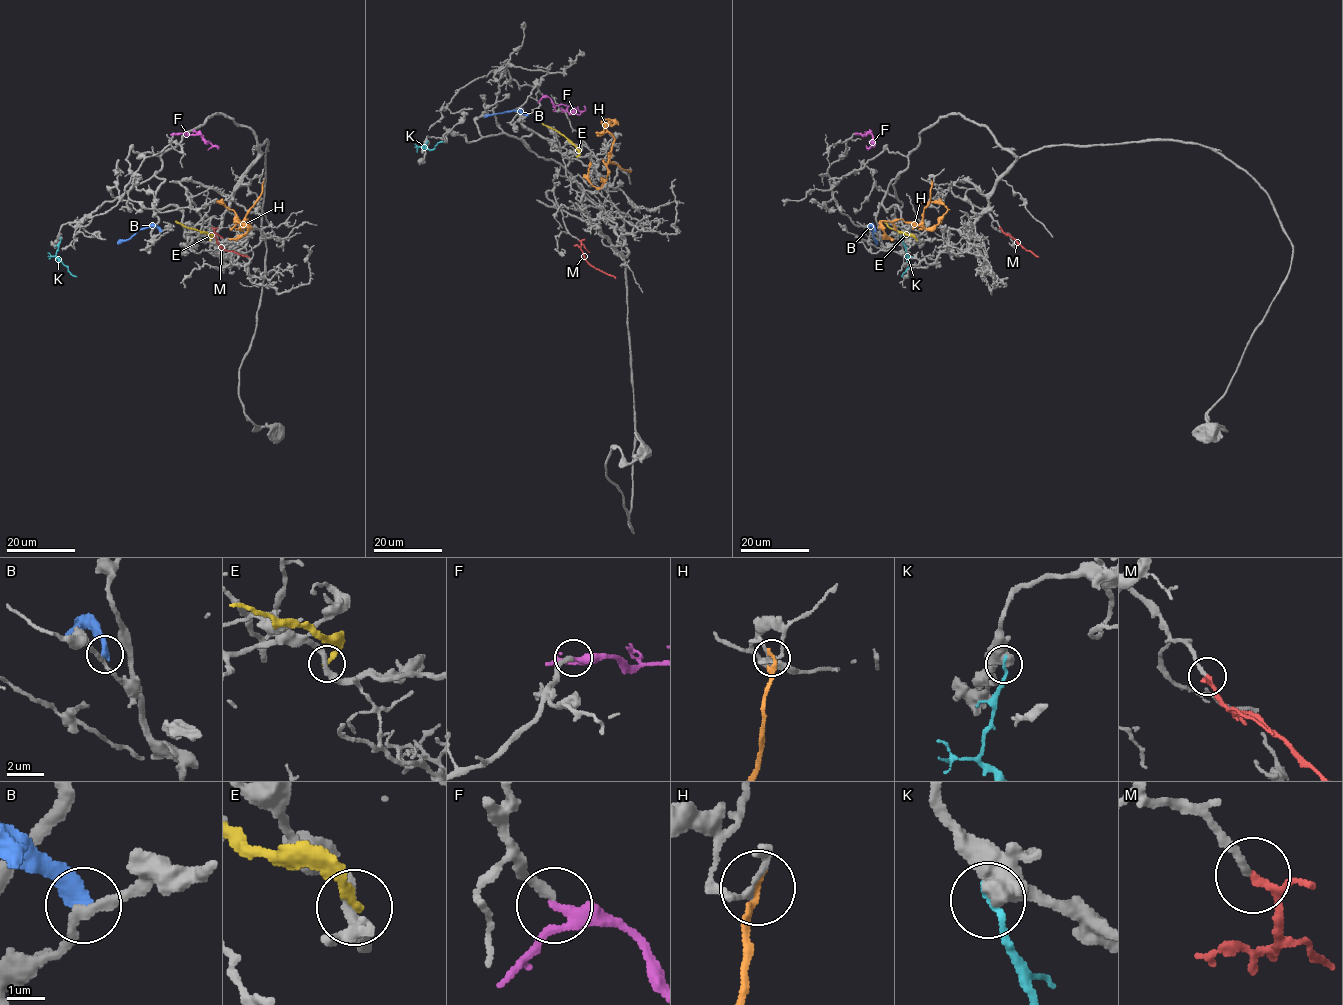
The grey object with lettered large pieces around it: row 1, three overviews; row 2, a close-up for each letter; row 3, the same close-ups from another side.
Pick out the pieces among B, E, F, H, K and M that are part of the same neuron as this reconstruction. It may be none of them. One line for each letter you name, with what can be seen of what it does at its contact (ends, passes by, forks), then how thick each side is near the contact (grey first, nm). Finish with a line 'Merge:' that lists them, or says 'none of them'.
M: it passes by | 190/170 nm
Merge: M

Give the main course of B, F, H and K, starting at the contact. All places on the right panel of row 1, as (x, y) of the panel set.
B: (875, 231), (872, 226), (877, 244)
F: (855, 133), (872, 135), (874, 144), (870, 148), (866, 145)
H: (931, 182), (930, 202), (919, 224), (901, 219), (879, 223), (884, 234), (893, 238)
K: (901, 238), (910, 265), (901, 277)

